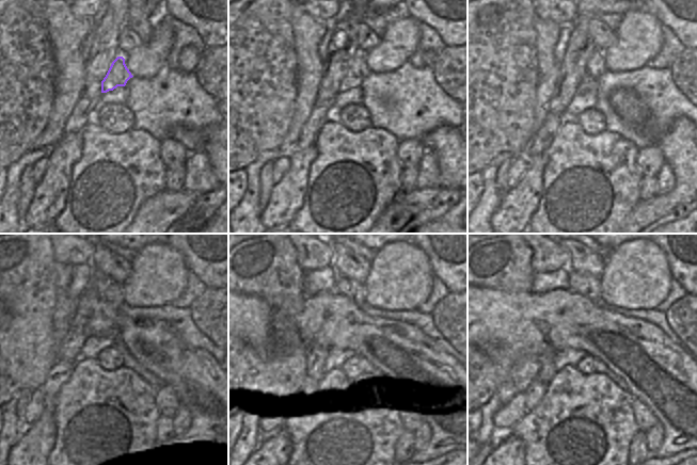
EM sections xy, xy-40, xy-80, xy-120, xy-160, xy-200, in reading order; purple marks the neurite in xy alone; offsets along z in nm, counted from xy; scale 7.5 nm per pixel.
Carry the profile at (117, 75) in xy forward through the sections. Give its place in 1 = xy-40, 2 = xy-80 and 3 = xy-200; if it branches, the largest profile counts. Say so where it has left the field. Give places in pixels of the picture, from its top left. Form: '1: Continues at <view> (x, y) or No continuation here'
1: Continues at xy-40 (358, 70)
2: Continues at xy-80 (596, 67)
3: Continues at xy-200 (589, 287).

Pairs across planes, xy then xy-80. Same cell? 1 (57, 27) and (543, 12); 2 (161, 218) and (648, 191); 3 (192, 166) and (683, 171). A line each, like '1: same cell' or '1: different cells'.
1: different cells
2: different cells
3: different cells

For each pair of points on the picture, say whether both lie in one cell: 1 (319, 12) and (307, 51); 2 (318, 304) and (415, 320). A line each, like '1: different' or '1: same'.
1: different
2: different

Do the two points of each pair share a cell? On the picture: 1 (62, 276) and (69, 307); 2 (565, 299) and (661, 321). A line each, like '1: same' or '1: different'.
1: same
2: different

